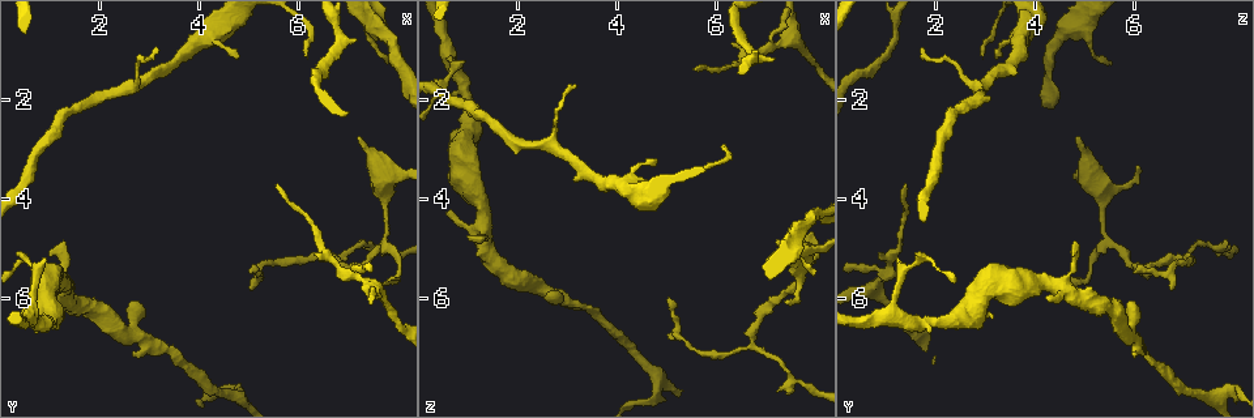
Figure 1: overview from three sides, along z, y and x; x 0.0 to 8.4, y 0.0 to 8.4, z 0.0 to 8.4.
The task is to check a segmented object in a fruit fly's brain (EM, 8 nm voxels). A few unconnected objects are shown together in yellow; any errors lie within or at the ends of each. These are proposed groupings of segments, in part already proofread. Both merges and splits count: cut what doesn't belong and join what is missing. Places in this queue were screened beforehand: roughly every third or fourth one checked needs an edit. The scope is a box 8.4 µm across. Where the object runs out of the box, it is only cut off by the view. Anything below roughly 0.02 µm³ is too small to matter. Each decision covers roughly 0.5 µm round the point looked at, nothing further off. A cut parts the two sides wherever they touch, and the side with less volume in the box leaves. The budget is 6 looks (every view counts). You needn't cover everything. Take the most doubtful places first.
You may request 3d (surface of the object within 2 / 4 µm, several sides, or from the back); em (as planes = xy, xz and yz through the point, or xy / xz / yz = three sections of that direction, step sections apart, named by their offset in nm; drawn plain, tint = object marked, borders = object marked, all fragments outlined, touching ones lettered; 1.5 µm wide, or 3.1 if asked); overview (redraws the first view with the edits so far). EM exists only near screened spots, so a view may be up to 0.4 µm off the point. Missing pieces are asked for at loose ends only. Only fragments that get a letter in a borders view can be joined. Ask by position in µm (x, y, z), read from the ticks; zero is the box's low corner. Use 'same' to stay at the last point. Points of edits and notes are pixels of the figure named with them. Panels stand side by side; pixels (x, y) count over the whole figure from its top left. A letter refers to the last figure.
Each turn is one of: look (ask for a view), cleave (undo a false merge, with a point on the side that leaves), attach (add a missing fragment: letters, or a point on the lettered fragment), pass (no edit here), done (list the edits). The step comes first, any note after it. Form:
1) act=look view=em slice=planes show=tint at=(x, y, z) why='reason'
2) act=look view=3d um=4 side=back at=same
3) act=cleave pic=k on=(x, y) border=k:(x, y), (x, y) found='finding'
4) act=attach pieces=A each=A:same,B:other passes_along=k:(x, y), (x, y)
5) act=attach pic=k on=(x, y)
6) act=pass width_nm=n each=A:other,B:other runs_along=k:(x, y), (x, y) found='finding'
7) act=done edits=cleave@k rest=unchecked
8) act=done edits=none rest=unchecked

act=look view=3d um=2 at=(6.15, 1.15, 2.90) why='end of a long branch'

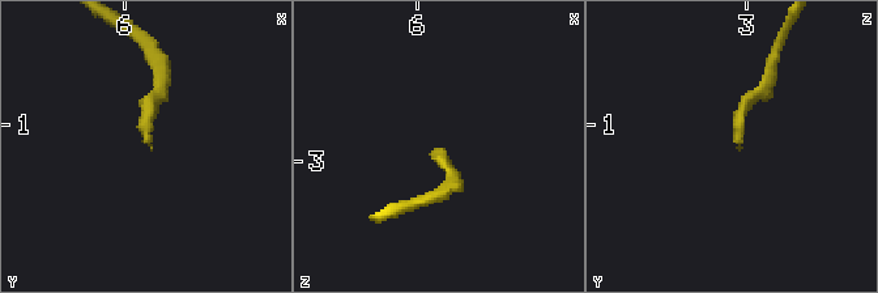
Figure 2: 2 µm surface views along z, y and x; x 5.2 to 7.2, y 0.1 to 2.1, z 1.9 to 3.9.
act=look view=em slice=xy step=8 show=tint at=(6.16, 1.18, 2.94)

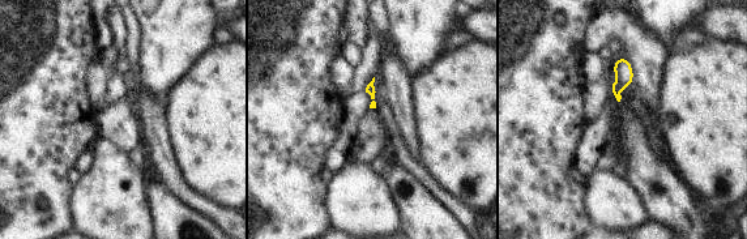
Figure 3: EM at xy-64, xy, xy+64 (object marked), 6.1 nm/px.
act=look view=em slice=yz step=4 show=borders at=same

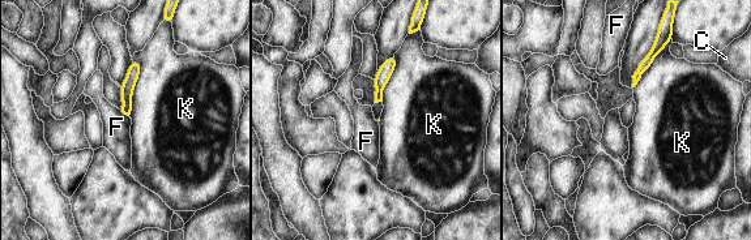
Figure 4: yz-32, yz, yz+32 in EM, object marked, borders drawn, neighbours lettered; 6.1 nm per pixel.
act=pass each=C:other,F:other,K:other border=4:(120, 110), (128, 116) found='no lettered fragment goes on from it'

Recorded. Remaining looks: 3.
act=look view=em slice=planes show=borders at=(6.65, 5.25, 6.90) why='three arms meet'

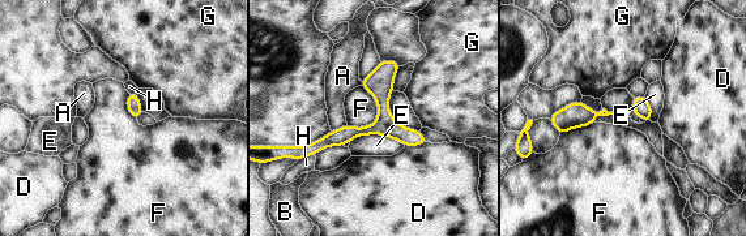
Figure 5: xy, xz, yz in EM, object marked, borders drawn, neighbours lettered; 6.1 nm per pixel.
act=pass width_nm=50 each=A:other,B:other,D:other,E:other,F:other,G:other,H:other border=5:(361, 85), (376, 119), (356, 128) found='one neuron here'

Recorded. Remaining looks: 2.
act=done edits=none rest=unchecked

